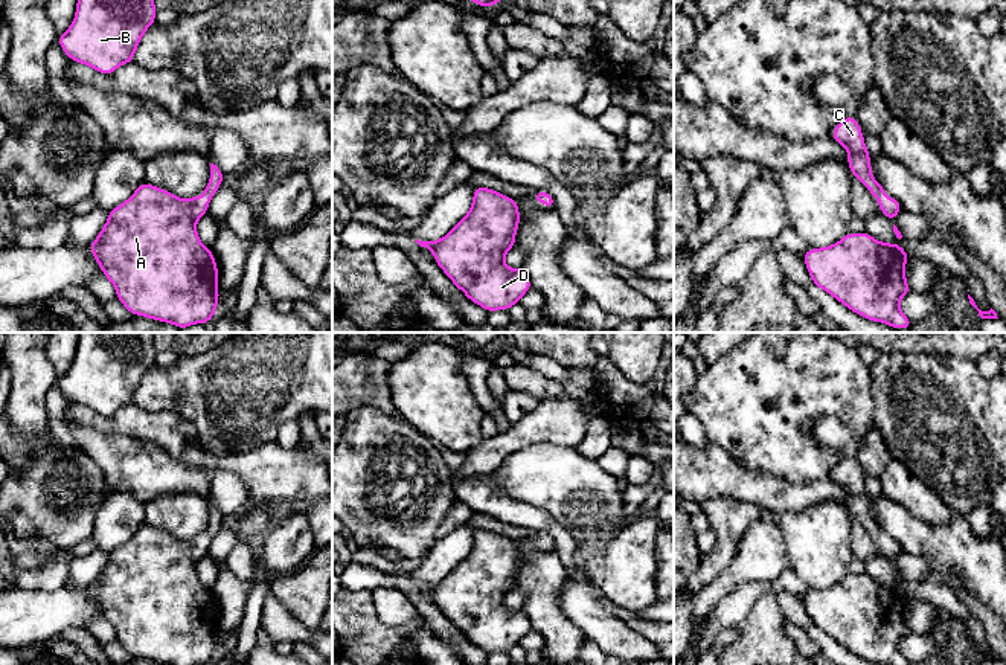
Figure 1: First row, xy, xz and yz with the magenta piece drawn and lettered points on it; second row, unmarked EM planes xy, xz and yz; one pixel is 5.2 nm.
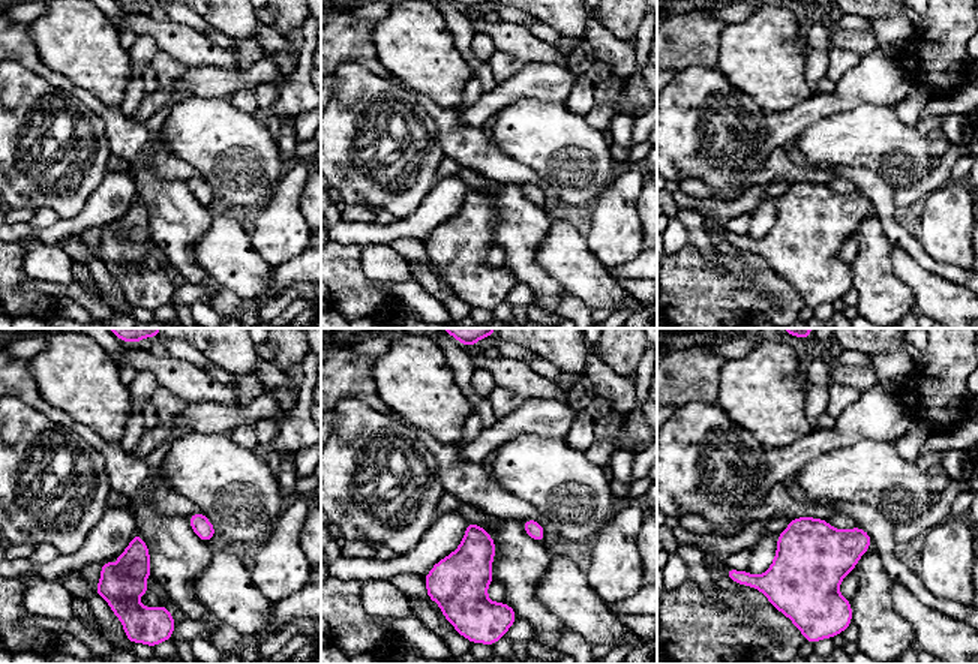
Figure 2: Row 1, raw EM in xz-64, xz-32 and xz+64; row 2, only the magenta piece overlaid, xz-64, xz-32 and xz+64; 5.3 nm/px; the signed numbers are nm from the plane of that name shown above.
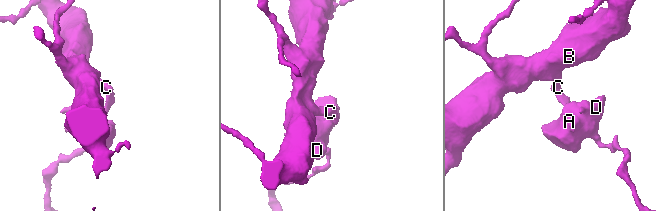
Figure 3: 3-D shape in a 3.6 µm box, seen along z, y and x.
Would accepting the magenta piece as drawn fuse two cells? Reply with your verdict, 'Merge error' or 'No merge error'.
No merge error

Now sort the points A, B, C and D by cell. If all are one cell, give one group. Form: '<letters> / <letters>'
A B C D

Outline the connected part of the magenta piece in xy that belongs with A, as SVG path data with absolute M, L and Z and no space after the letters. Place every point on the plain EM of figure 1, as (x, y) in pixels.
M210 505L210 520L201 538L178 540L174 535L143 523L133 537L110 552L96 581L88 586L105 619L114 627L116 639L134 657L166 665L207 665L215 659L219 644L218 609L210 589L197 575L197 563L207 555L210 540L223 526L224 514Z

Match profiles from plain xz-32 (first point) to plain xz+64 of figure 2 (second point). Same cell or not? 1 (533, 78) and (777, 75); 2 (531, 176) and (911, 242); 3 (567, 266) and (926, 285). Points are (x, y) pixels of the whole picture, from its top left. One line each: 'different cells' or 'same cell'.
1: different cells
2: same cell
3: same cell

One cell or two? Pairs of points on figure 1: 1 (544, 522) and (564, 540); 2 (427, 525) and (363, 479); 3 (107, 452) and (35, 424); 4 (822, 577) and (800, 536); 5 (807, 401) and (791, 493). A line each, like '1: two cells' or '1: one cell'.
1: one cell
2: one cell
3: two cells
4: one cell
5: two cells

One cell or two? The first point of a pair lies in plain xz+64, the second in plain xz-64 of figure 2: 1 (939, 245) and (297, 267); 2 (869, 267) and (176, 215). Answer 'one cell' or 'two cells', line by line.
1: two cells
2: one cell

